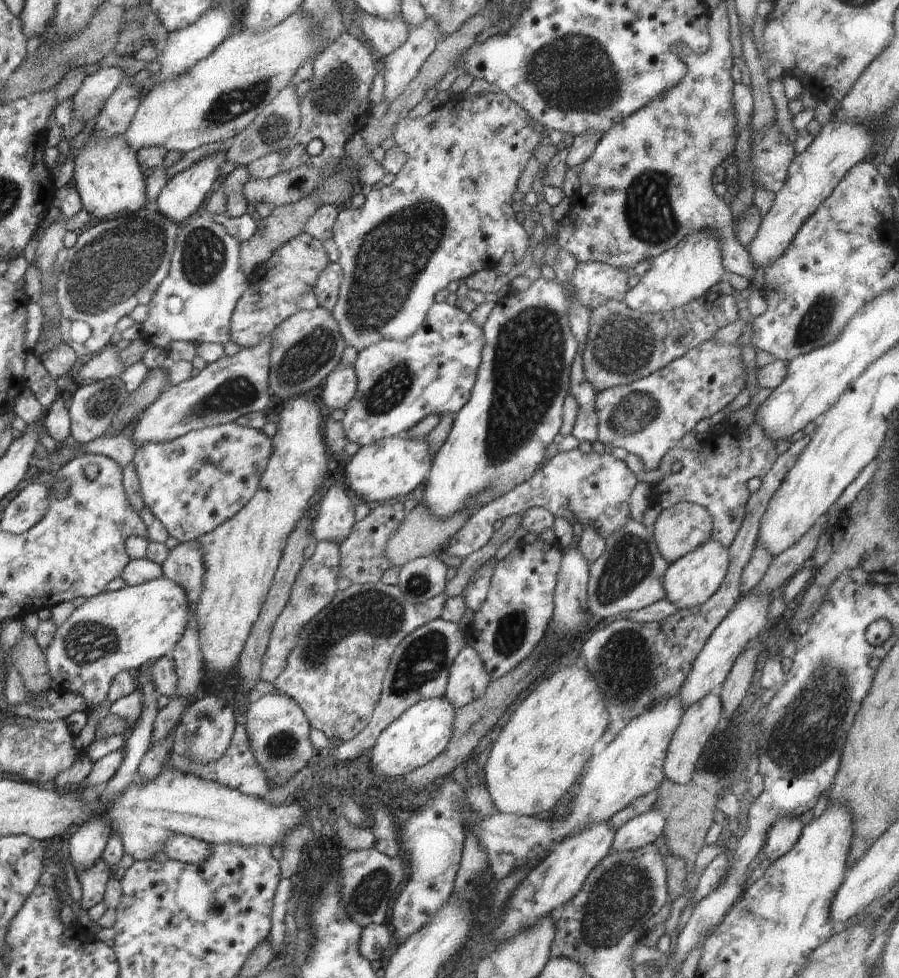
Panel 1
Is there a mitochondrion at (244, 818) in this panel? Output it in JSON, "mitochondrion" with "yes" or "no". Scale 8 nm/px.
{"mitochondrion":"no"}

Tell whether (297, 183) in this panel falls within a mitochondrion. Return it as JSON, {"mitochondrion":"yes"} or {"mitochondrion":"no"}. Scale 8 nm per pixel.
{"mitochondrion":"no"}

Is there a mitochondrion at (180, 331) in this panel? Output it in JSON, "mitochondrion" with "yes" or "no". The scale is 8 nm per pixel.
{"mitochondrion":"no"}

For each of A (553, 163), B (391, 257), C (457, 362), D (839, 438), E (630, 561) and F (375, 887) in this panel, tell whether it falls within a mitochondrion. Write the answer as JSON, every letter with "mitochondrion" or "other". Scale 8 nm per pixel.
{"A":"other","B":"mitochondrion","C":"other","D":"other","E":"mitochondrion","F":"mitochondrion"}

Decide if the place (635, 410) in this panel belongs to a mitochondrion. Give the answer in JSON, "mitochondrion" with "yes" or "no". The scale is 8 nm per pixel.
{"mitochondrion":"yes"}

